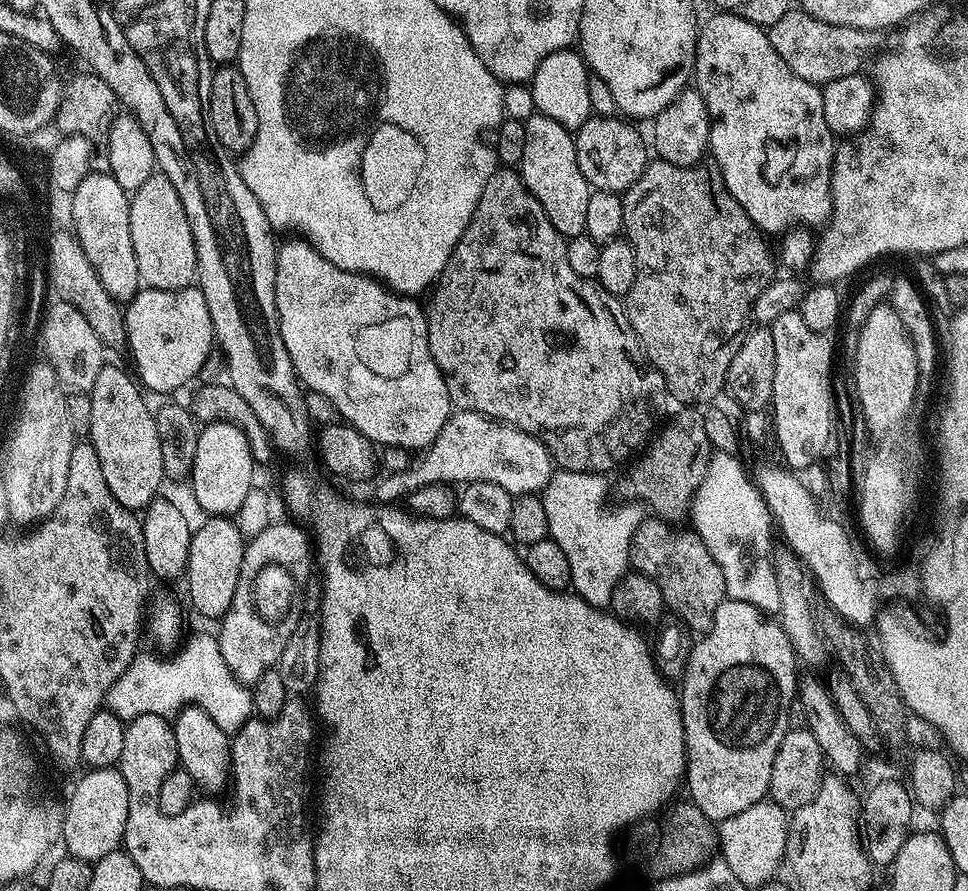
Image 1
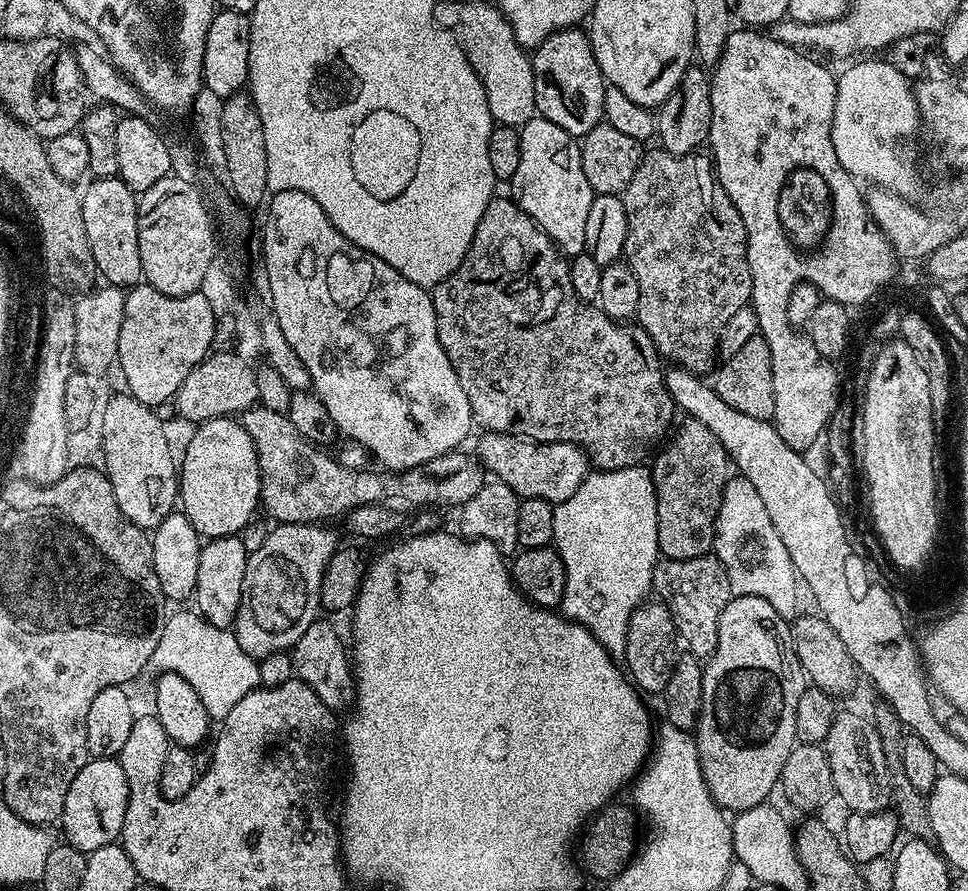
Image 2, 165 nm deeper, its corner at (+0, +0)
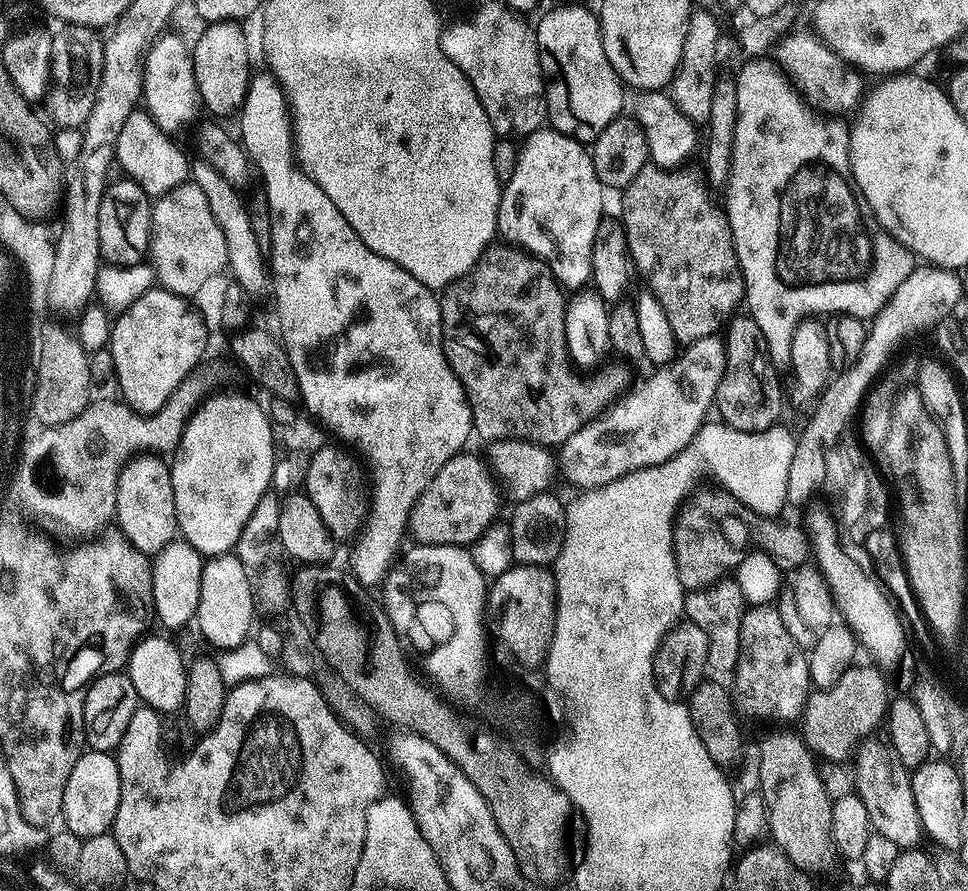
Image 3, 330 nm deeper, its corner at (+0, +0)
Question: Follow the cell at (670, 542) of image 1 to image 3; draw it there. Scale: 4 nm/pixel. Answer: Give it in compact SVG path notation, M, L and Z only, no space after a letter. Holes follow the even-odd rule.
M723 578L706 588L689 591L684 598L684 616L708 639L706 650L707 679L715 684L731 681L736 675L738 654L740 653L740 631L746 611L746 601L735 578Z

